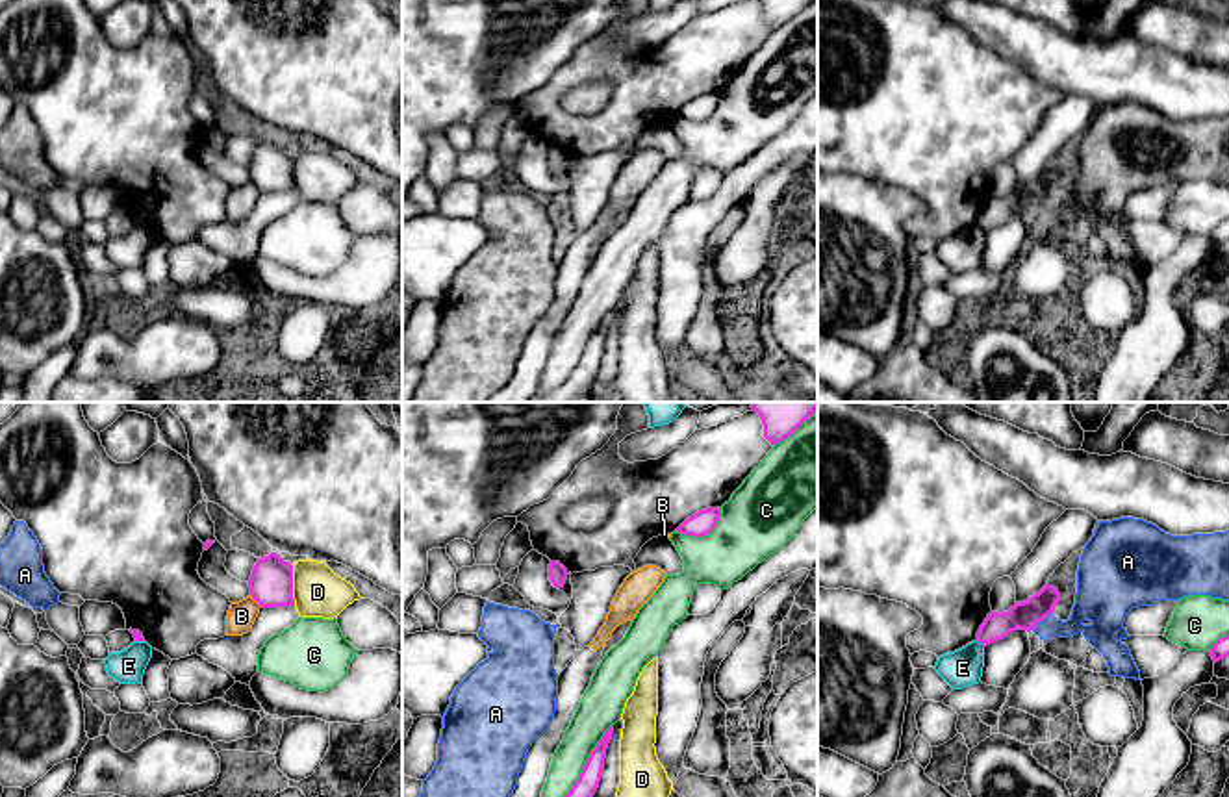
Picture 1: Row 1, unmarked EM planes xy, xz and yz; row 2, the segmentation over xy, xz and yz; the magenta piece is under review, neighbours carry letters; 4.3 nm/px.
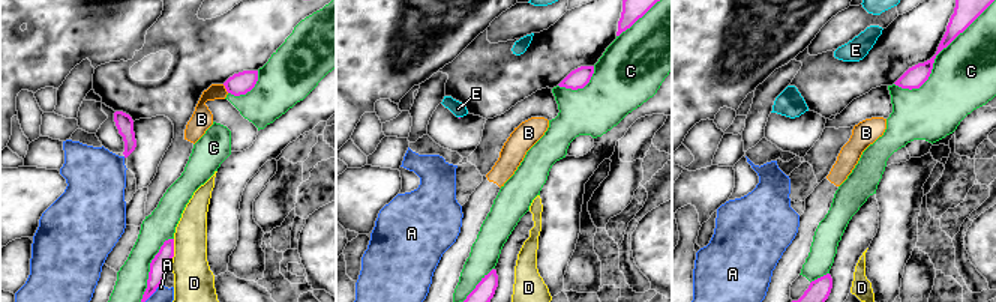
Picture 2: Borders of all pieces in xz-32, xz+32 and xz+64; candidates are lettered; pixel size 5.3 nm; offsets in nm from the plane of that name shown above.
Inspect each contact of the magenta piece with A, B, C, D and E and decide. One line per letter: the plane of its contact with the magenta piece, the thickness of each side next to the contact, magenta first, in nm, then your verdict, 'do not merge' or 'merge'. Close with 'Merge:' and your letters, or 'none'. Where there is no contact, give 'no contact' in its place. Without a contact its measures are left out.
A: yz | 120/180 nm | do not merge
B: xy | 190/120 nm | do not merge
C: xz | 100/160 nm | do not merge
D: xy | 190/220 nm | do not merge
E: yz | 120/160 nm | do not merge
Merge: none

